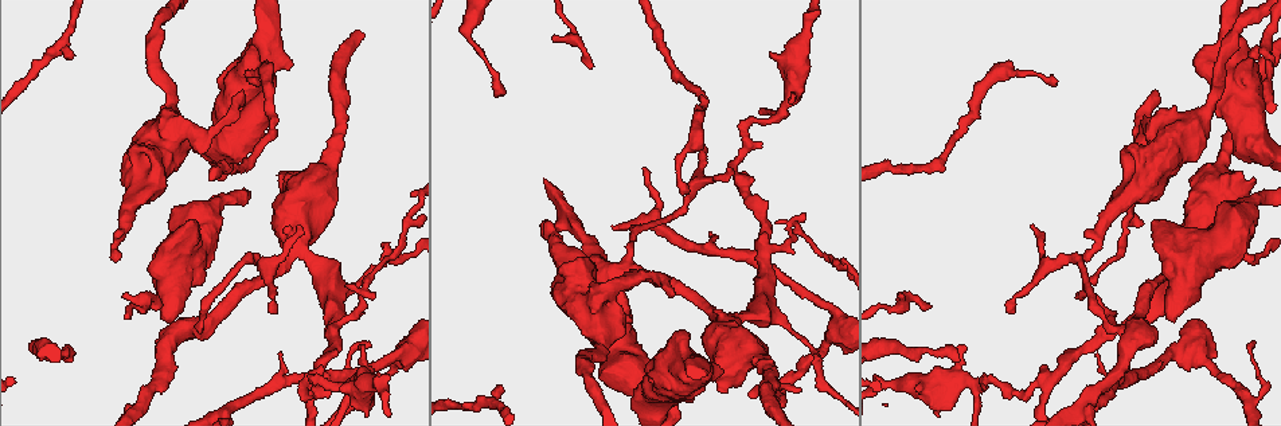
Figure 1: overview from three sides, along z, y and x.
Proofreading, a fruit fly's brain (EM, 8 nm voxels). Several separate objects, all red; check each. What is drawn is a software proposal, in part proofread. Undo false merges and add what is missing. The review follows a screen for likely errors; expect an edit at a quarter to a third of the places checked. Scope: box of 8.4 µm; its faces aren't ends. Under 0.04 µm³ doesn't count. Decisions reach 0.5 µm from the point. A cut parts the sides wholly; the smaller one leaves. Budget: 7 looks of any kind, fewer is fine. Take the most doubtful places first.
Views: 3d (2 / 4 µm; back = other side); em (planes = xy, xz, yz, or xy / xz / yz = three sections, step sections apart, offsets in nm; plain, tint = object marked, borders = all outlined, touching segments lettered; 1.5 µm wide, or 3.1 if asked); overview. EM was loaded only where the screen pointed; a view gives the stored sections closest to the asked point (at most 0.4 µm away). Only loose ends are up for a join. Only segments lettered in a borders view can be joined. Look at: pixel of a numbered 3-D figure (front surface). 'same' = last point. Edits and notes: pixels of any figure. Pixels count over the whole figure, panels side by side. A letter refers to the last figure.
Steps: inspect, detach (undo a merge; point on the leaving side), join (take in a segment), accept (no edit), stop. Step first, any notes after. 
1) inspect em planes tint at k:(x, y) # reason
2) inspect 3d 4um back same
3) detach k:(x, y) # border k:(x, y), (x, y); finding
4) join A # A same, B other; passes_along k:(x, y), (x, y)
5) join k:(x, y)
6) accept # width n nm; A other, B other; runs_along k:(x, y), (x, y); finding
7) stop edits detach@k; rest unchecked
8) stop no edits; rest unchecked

inspect em planes borders at 1:(730, 170) # thin end

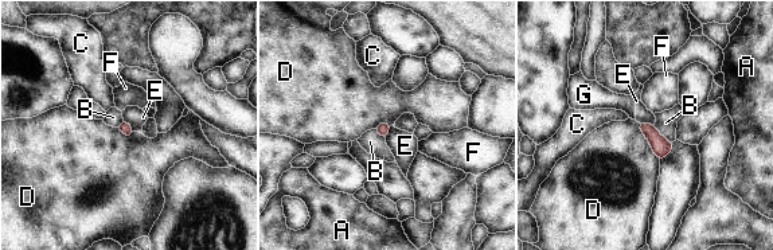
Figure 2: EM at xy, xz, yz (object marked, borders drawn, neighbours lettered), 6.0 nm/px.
accept # A other, B other, C other, D other, E other, F other, G other; no lettered segment goes on from it

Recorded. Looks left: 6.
inspect em yz step 4 tint at 1:(977, 386) # three arms meet

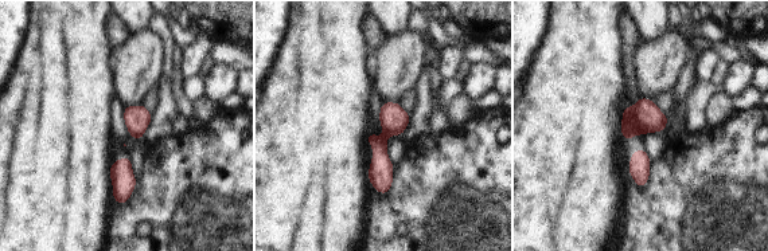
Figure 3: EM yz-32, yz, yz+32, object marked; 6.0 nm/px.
inspect em planes borders same

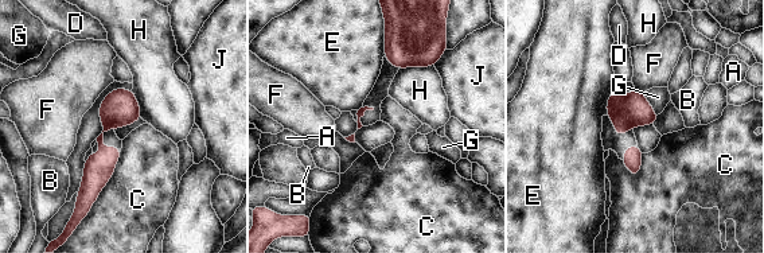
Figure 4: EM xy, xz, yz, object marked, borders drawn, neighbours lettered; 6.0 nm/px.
accept # A other, B other, C other, D other, E other, F other, G other, H other, J other; runs_along 4:(129, 93), (101, 135), (90, 189); all the same cell

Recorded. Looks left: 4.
inspect em yz step 4 tint at 1:(1155, 89) # an open end

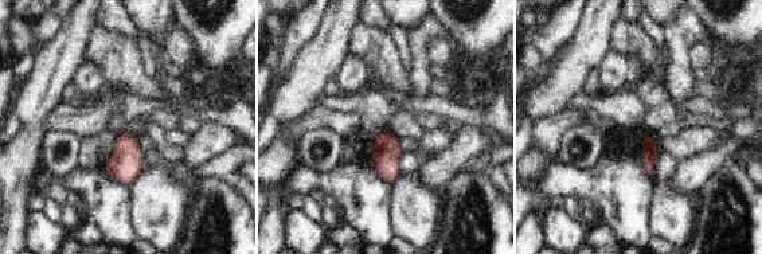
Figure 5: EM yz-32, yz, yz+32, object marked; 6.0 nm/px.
inspect em planes borders same # cut it another way

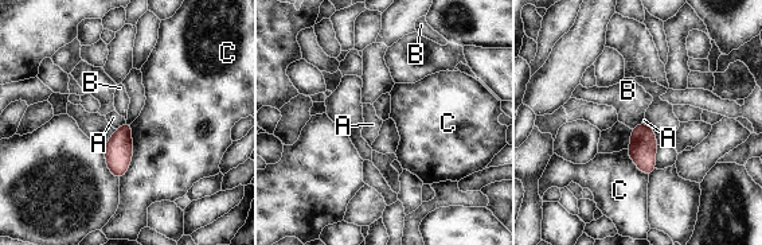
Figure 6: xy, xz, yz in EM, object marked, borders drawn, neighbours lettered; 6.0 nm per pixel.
accept # A other, B other, C other; border 6:(641, 121), (632, 129); no lettered segment goes on from it

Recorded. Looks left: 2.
stop no edits; rest unchecked

